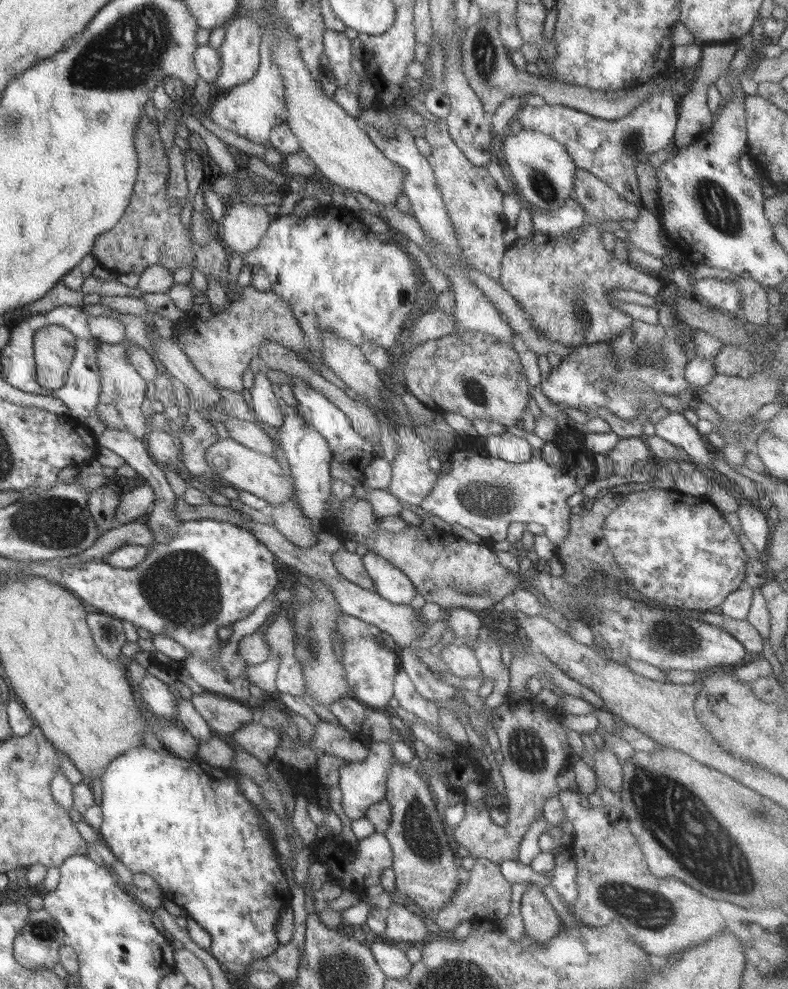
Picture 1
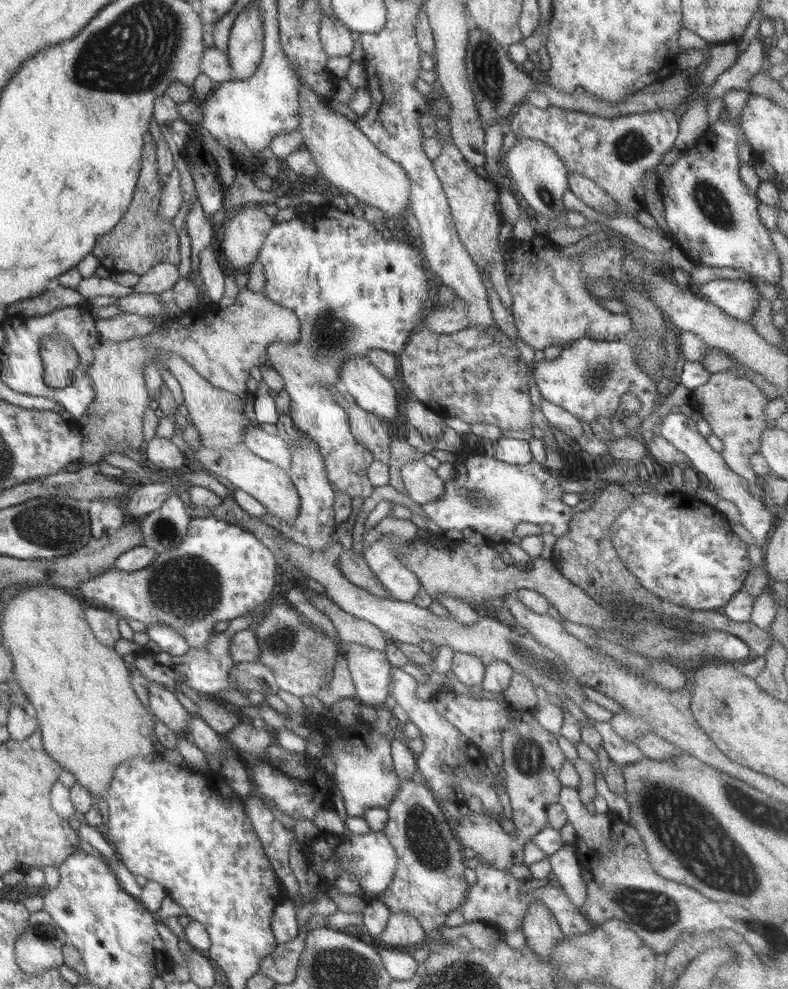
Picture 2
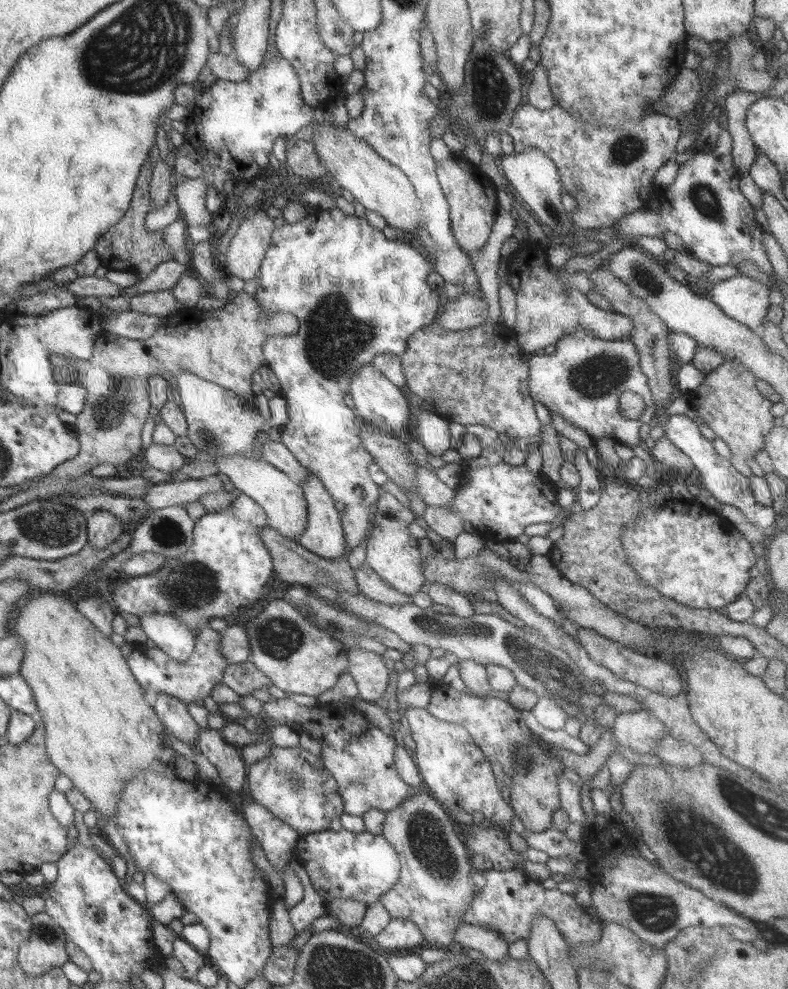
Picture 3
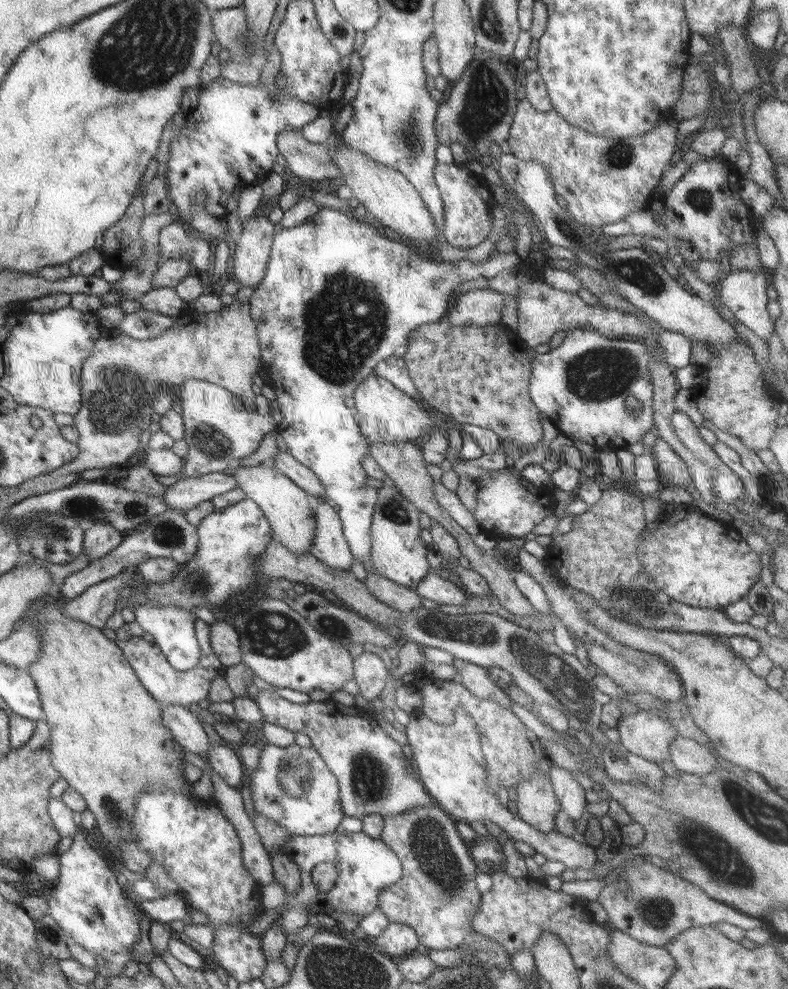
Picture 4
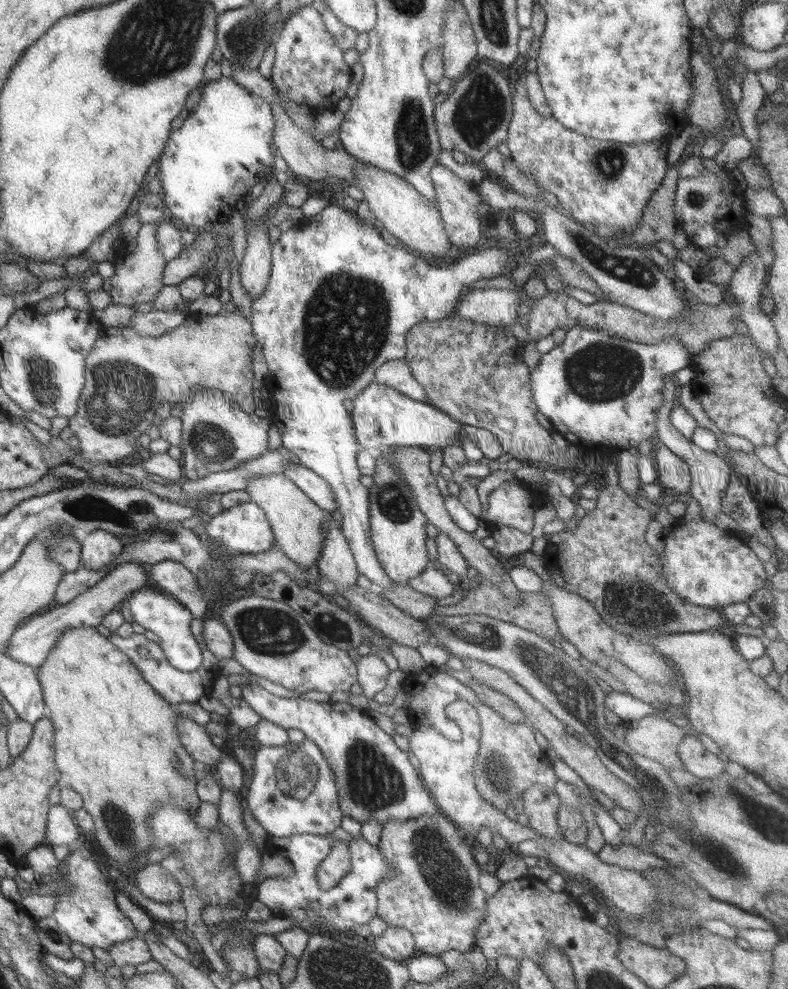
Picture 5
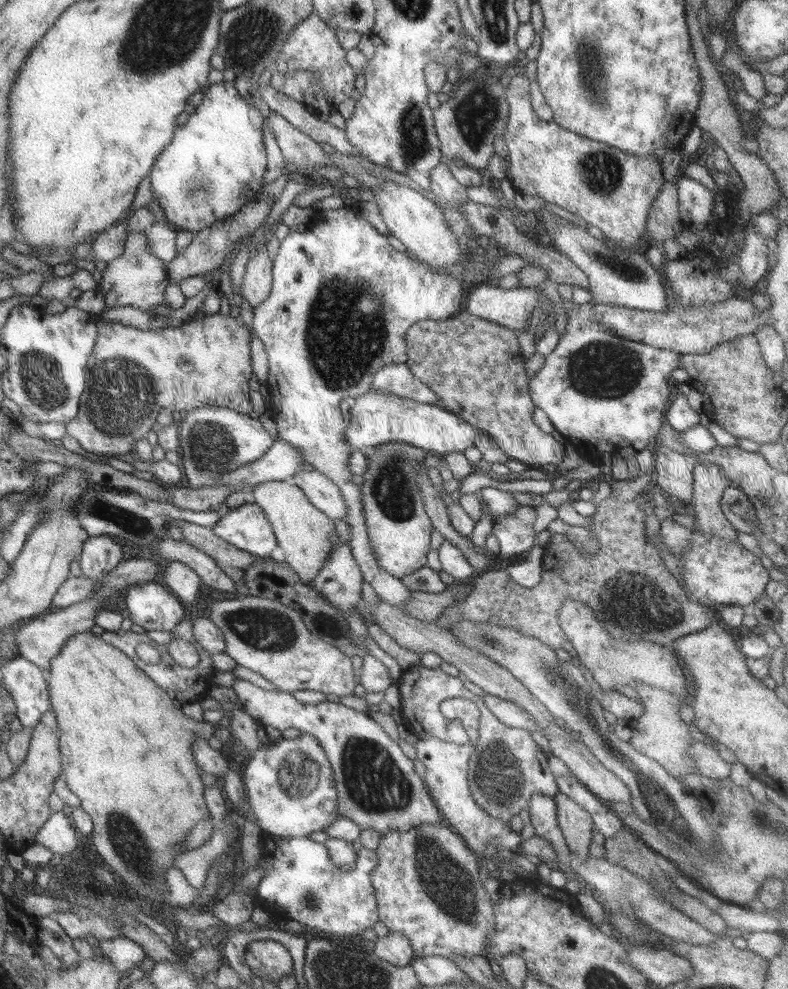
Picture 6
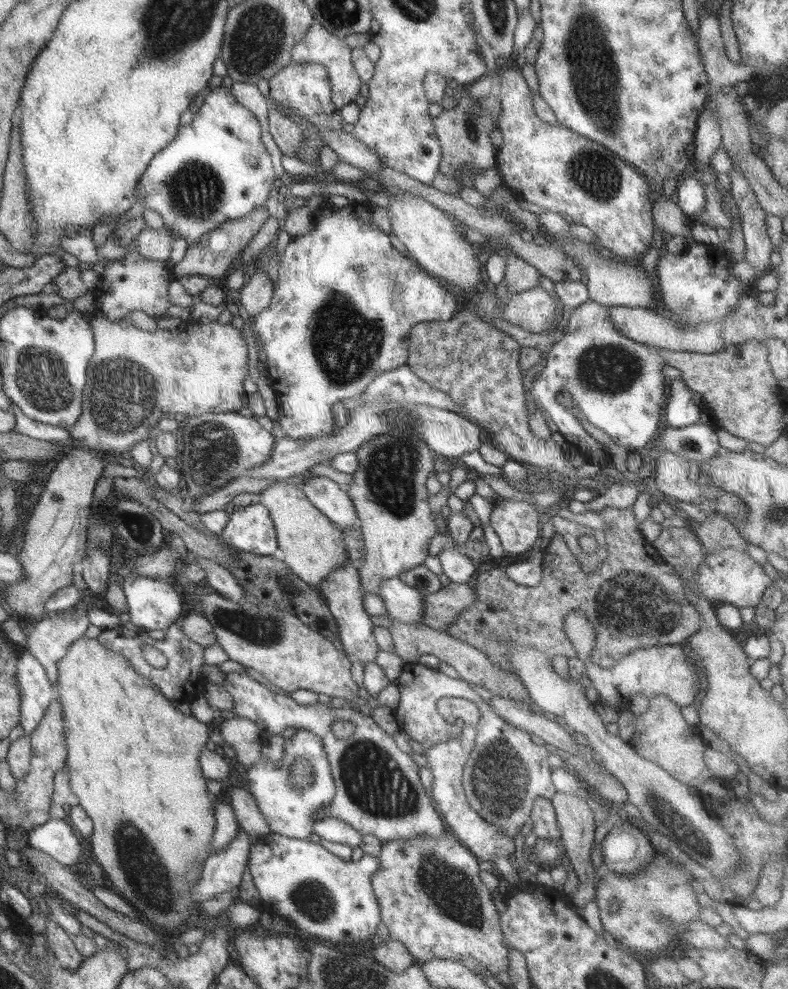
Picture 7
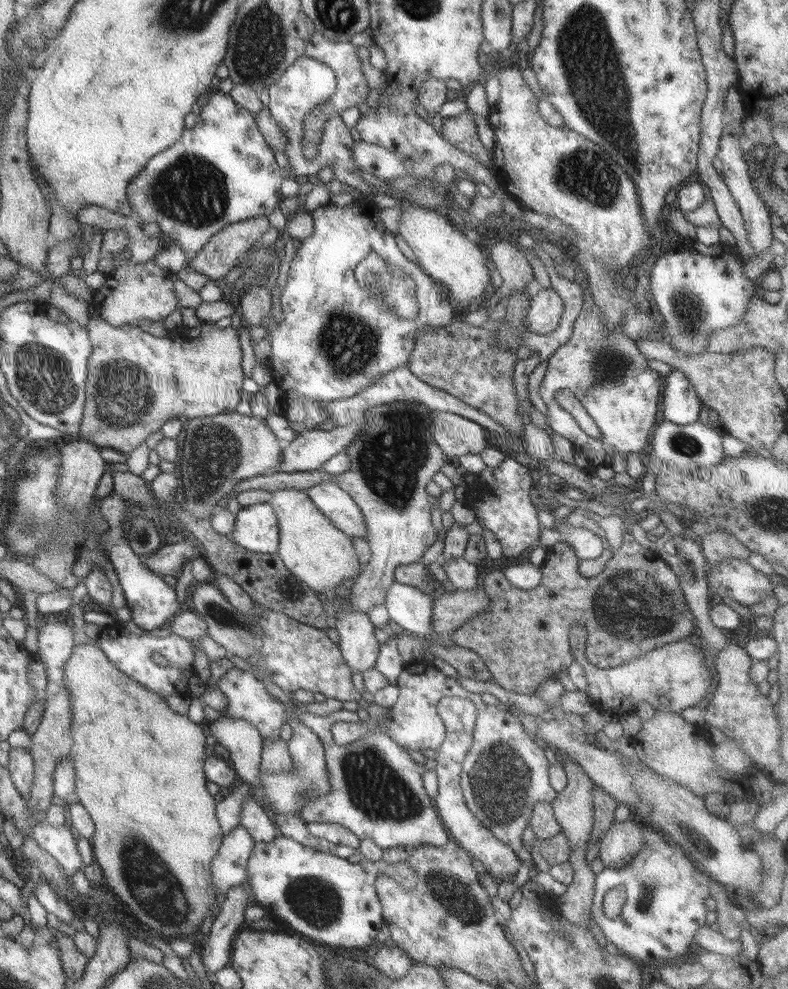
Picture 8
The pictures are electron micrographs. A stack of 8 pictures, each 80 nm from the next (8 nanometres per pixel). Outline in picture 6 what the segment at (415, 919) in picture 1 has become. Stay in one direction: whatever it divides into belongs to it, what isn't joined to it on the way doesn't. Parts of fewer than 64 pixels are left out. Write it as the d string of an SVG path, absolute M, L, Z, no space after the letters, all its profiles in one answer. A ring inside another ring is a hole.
M391 930L375 942L374 954L394 966L408 966L416 958L411 942L399 932Z

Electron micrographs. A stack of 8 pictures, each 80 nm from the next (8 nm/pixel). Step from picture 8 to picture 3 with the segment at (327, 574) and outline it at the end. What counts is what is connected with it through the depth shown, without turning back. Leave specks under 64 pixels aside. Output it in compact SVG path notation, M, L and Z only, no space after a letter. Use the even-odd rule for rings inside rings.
M243 454L219 456L215 463L219 472L226 474L236 489L253 498L262 507L267 514L268 525L278 531L281 540L297 547L296 537L300 537L300 533L306 529L308 516L307 502L300 484L295 483L274 465L255 457L248 458Z

